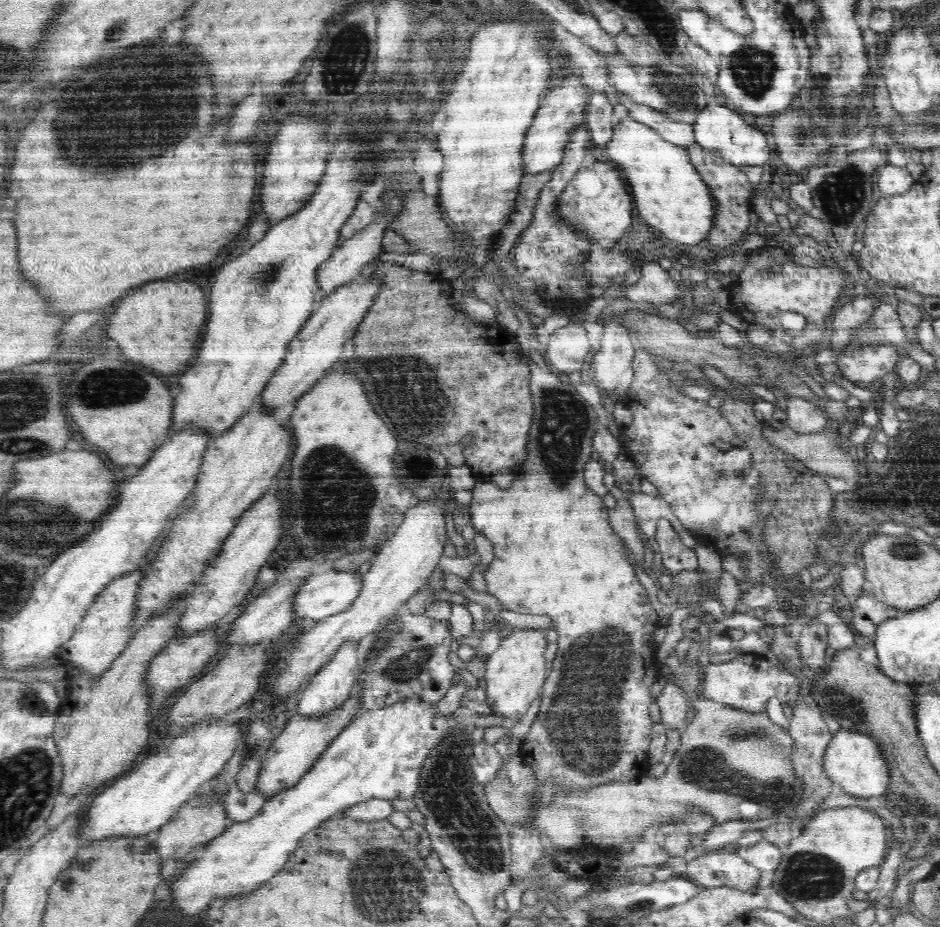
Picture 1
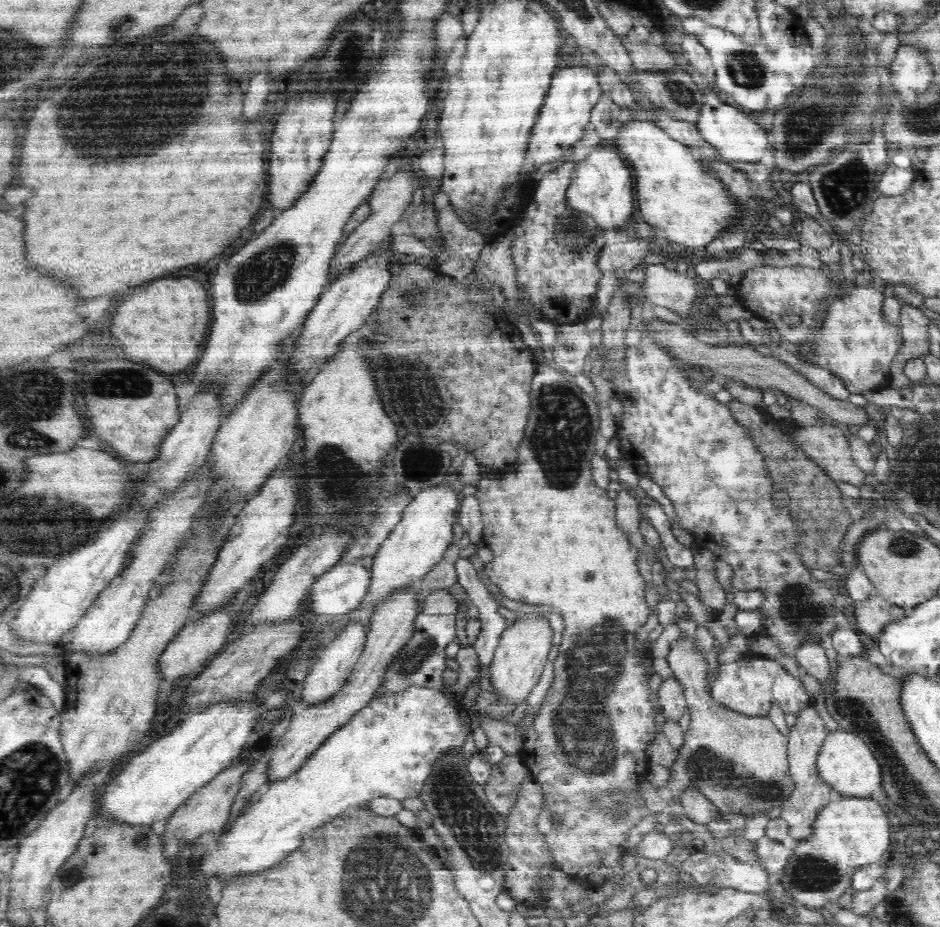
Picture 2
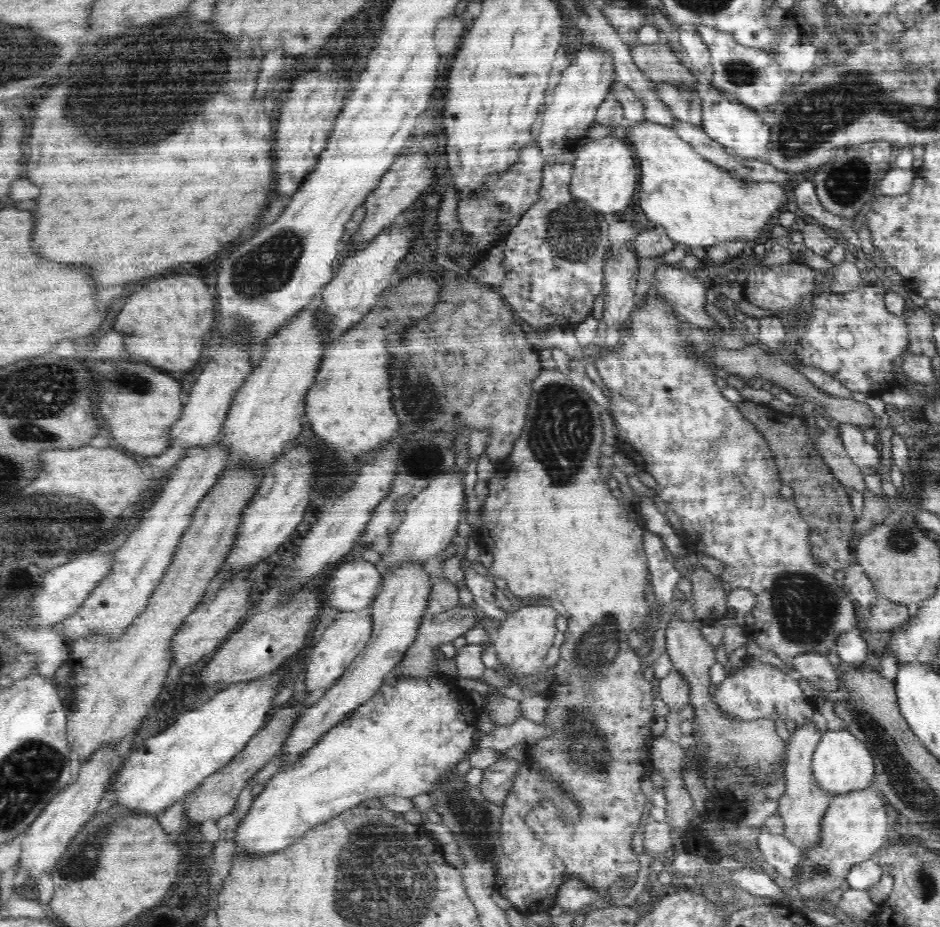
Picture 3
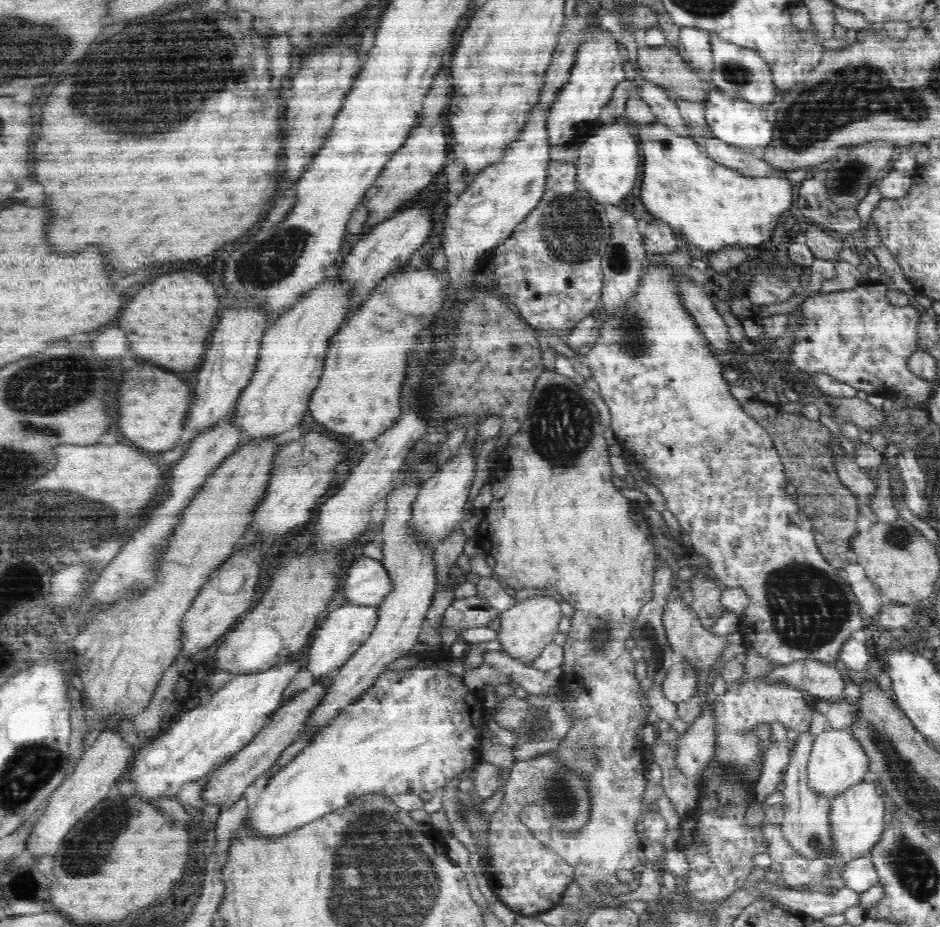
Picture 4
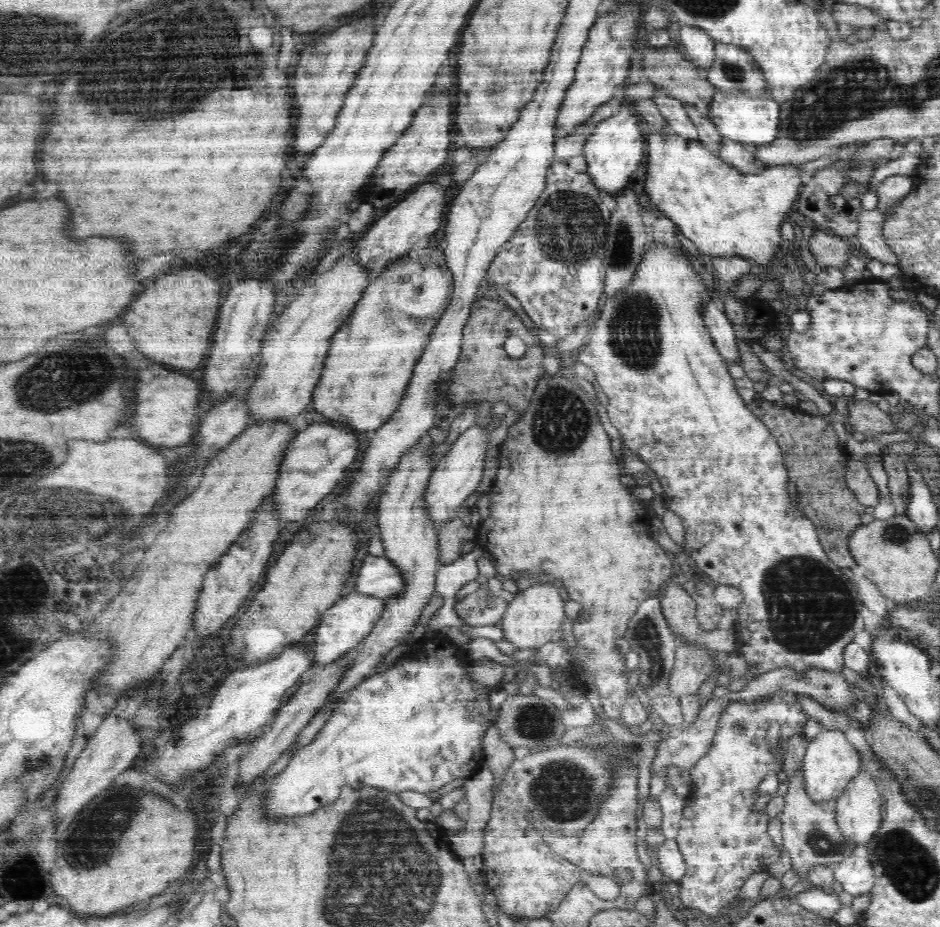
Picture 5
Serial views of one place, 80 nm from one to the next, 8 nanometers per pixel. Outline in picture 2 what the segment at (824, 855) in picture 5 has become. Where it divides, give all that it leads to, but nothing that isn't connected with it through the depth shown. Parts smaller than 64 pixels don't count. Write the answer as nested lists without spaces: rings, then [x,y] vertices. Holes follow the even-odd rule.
[[[810,704],[803,712],[797,714],[797,721],[789,728],[787,761],[789,762],[789,776],[794,781],[794,792],[781,807],[781,817],[788,823],[788,834],[791,842],[806,840],[811,836],[813,822],[817,814],[826,804],[834,800],[832,787],[824,784],[817,773],[816,758],[829,731],[822,721],[820,714]]]

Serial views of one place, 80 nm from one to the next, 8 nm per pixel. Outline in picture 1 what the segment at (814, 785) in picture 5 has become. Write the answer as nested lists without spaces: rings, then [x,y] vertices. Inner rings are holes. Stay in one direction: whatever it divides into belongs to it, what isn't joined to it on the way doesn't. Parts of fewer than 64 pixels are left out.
[[[840,728],[829,740],[821,767],[826,777],[832,782],[838,782],[842,789],[856,797],[882,796],[888,790],[889,770],[878,740],[868,737],[858,731]]]

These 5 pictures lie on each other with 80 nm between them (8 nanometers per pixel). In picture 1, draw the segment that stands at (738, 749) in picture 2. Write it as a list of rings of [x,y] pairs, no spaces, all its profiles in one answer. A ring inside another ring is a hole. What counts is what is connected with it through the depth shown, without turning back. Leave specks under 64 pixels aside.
[[[672,652],[665,659],[665,664],[676,675],[677,684],[687,695],[689,705],[693,706],[695,716],[685,727],[679,747],[672,753],[662,778],[645,775],[638,781],[612,782],[602,786],[604,790],[594,788],[584,794],[572,794],[572,798],[550,801],[548,806],[540,803],[537,809],[530,810],[528,801],[536,795],[539,801],[543,786],[533,769],[516,753],[505,760],[496,778],[484,785],[483,791],[494,814],[510,826],[509,830],[512,824],[521,824],[531,818],[529,824],[536,832],[548,836],[550,842],[564,842],[564,846],[580,838],[580,818],[588,818],[586,839],[594,843],[616,842],[616,848],[628,840],[638,842],[652,836],[654,828],[668,830],[668,822],[682,820],[688,808],[699,808],[709,814],[715,824],[729,820],[764,820],[778,814],[792,817],[794,808],[802,800],[804,783],[795,775],[790,760],[794,739],[789,729],[772,722],[766,711],[748,713],[708,699],[703,694],[705,663],[705,658],[688,658],[684,652]],[[743,800],[752,800],[752,818],[741,817],[738,806]]]

